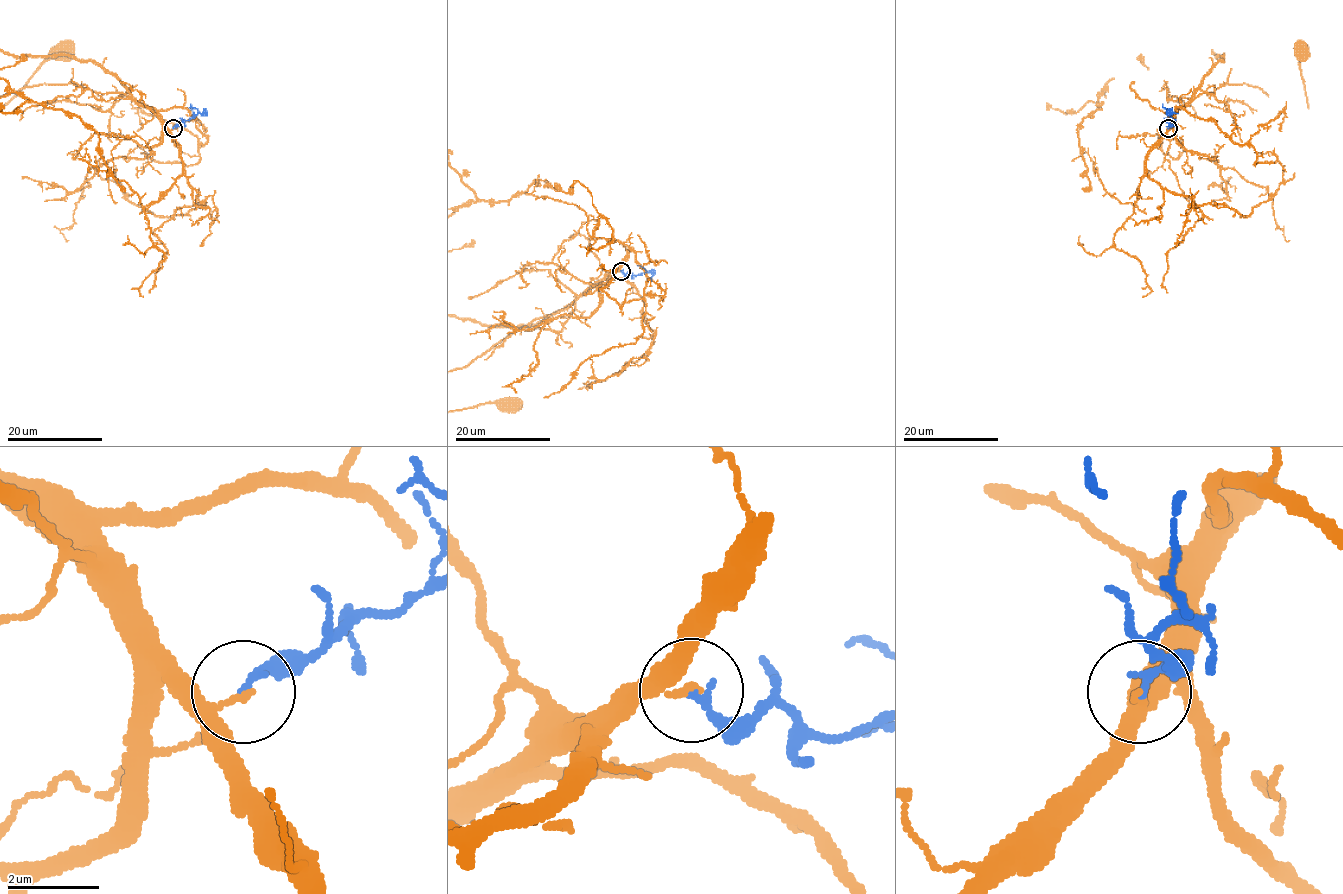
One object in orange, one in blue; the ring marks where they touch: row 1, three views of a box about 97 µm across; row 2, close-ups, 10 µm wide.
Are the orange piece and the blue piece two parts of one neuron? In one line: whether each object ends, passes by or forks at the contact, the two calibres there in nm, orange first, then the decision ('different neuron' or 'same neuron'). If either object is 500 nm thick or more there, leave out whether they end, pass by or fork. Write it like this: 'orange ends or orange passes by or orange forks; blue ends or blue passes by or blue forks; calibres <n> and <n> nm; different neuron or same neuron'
orange ends; blue ends; calibres 120 and 180 nm; different neuron

